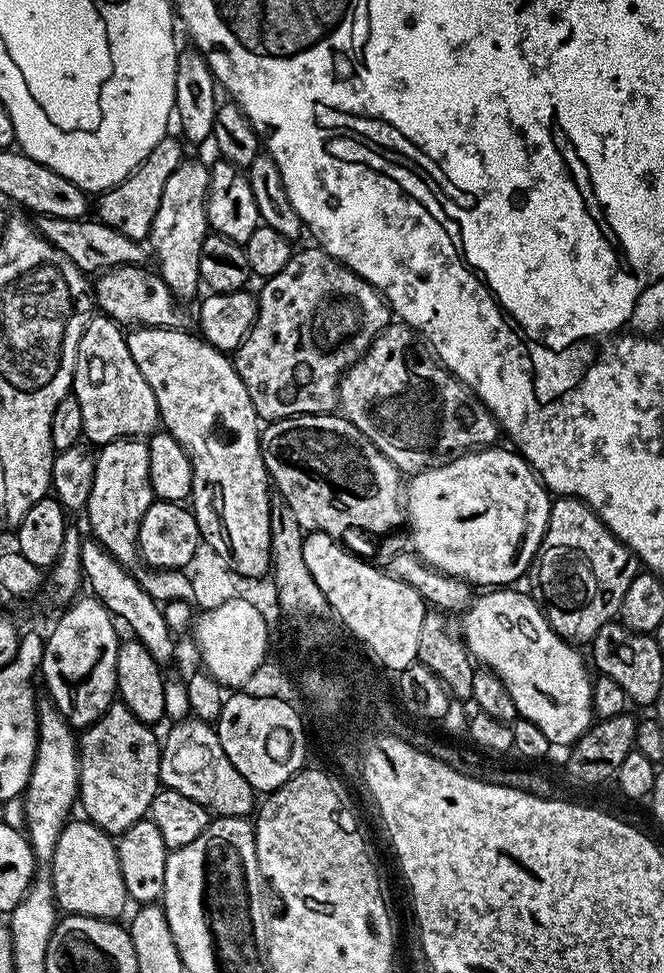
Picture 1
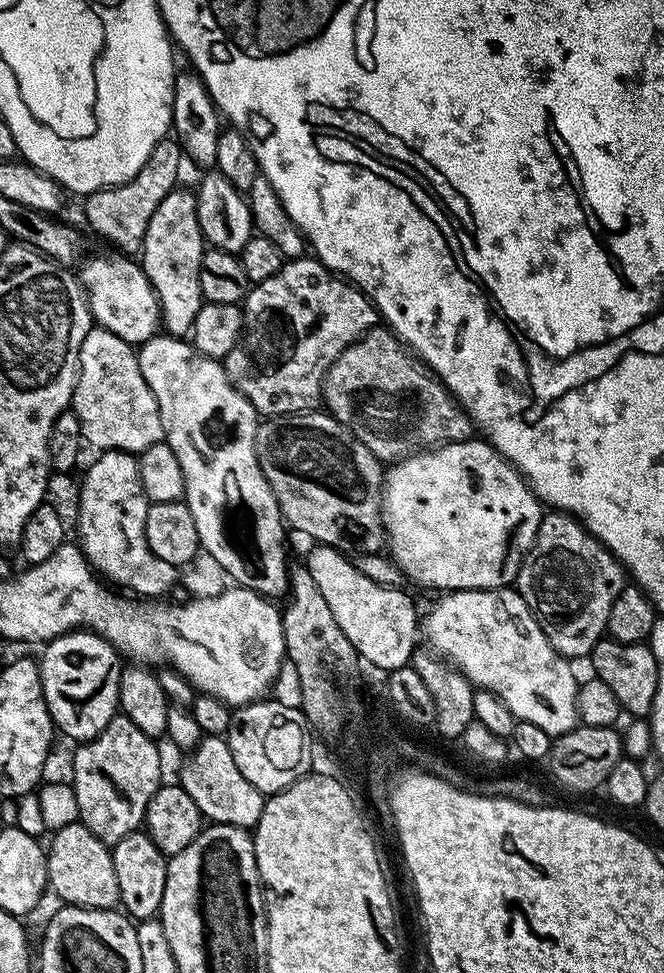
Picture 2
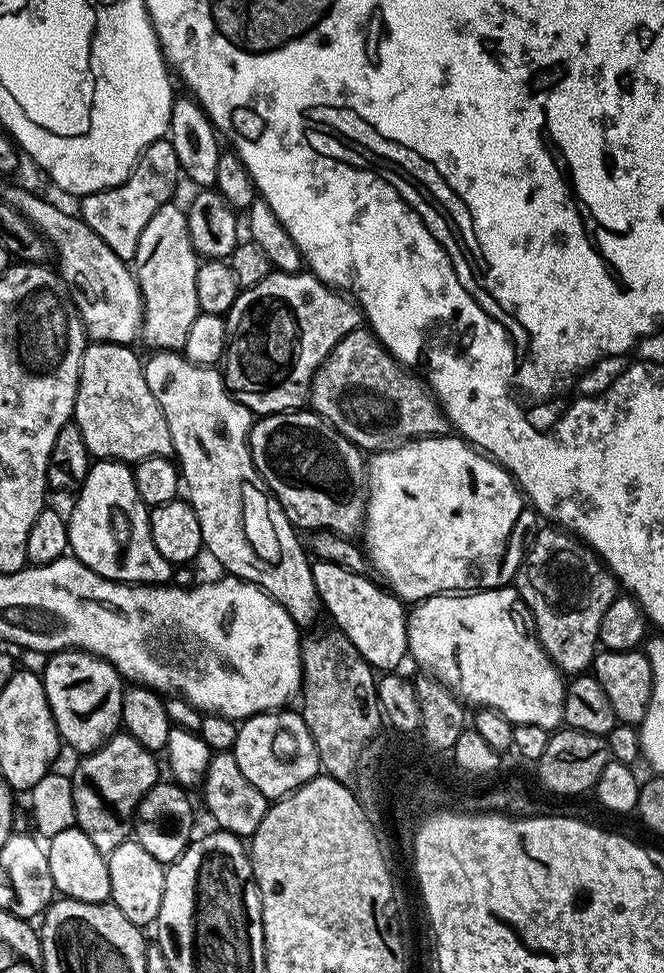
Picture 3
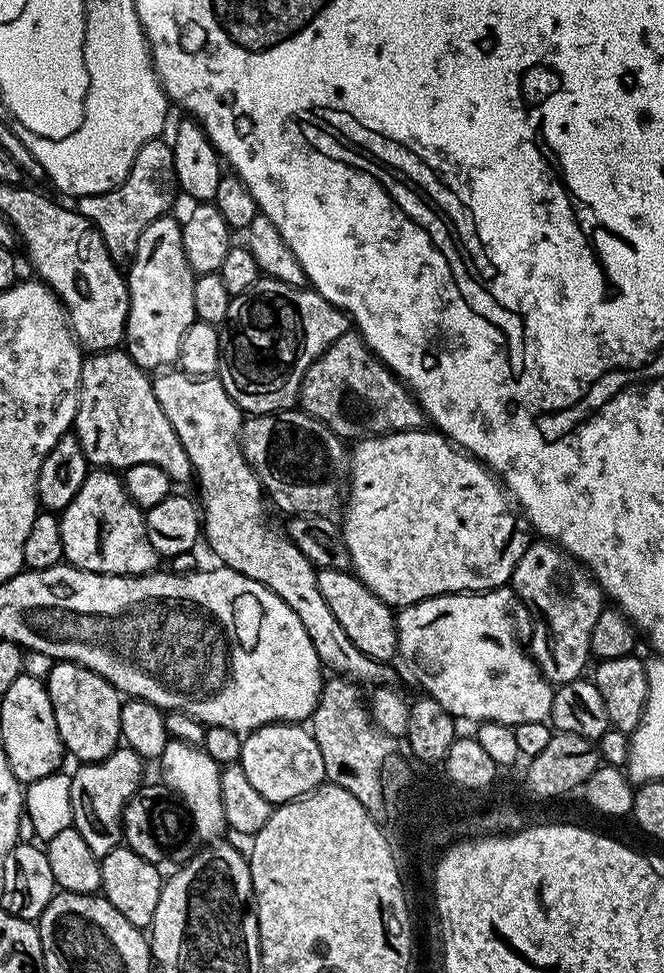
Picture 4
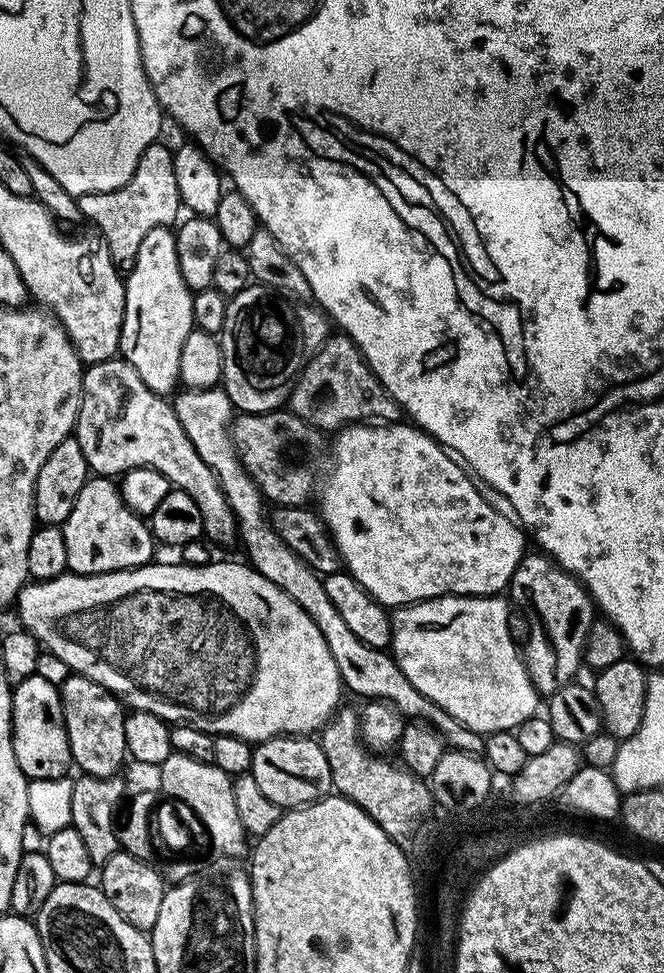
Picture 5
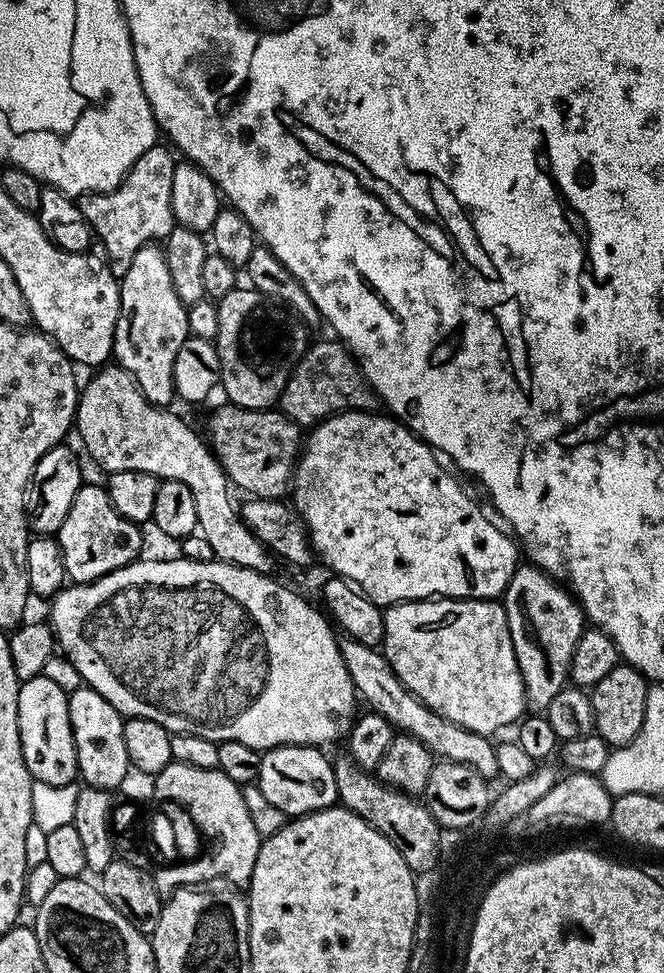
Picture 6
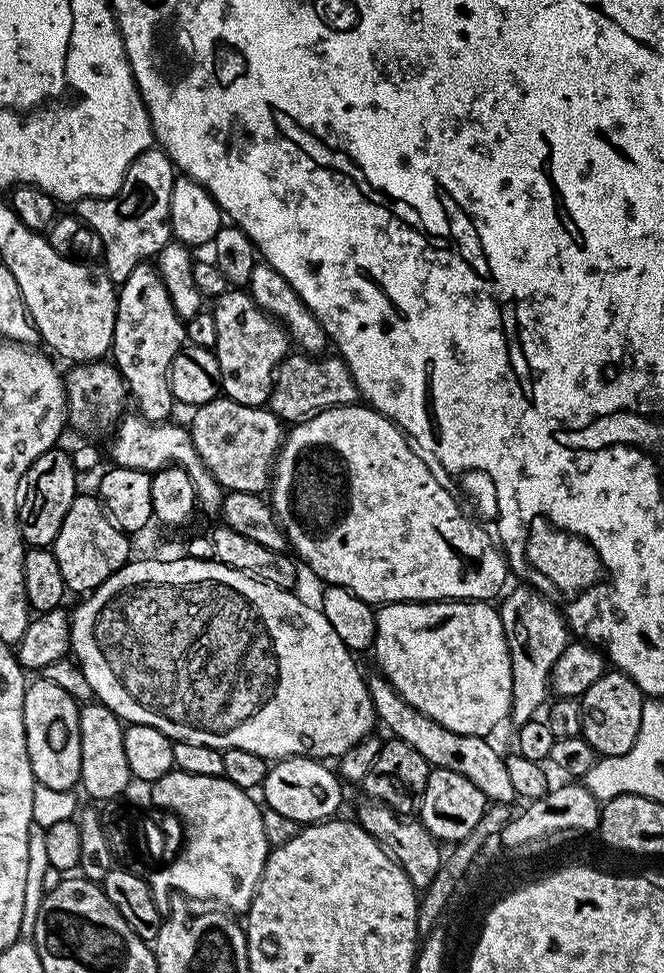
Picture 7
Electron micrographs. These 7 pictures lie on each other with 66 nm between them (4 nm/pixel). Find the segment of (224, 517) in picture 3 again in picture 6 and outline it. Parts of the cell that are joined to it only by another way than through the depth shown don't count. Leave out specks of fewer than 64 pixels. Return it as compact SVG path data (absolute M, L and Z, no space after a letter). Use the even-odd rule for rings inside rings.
M344 638L340 640L340 653L346 662L346 670L350 674L352 685L356 688L357 697L363 703L365 700L371 711L382 714L382 718L386 718L386 722L390 722L397 733L413 736L415 740L429 748L433 757L441 761L452 760L456 764L468 764L479 776L485 778L500 776L496 744L488 741L491 739L485 733L466 730L450 722L450 718L442 718L442 714L430 710L430 706L423 704L401 682L398 674L394 674L383 651L362 646L362 642L357 640Z

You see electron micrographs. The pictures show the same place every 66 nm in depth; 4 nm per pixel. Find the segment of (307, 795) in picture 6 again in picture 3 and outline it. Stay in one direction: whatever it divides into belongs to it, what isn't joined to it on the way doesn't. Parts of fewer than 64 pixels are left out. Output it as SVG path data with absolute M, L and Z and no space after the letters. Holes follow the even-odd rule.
M277 710L275 712L259 712L257 716L249 716L236 729L236 741L230 749L232 757L238 762L238 770L246 774L250 786L262 790L269 798L279 798L300 788L316 776L321 775L320 759L314 738L306 726L303 715L299 711Z

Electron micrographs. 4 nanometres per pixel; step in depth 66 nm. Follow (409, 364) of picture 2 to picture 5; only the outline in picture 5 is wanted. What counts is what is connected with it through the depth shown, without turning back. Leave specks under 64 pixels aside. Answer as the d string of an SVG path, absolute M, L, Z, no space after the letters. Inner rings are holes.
M343 334L329 335L323 346L308 359L291 385L286 404L291 412L305 420L311 428L318 428L325 434L335 434L350 424L394 424L402 416L398 401L385 390L382 382L378 382L356 343Z

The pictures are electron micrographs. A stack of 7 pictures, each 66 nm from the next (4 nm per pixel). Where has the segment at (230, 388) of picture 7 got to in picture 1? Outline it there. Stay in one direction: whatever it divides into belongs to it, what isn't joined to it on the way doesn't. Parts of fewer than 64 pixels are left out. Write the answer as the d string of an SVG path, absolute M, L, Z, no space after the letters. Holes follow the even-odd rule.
M315 246L315 247L316 248L304 248L301 250L301 252L299 249L299 251L297 251L295 253L295 255L293 255L291 262L289 262L289 264L286 265L286 267L284 267L282 269L282 271L280 271L278 274L274 274L273 276L267 277L267 279L265 279L263 281L263 283L261 283L264 285L261 286L260 292L258 291L258 307L256 309L256 321L252 324L252 329L250 329L250 331L248 331L248 337L246 339L244 339L243 342L241 342L240 347L237 348L235 353L234 353L234 363L236 366L236 373L238 373L239 376L242 378L242 382L246 386L246 390L250 394L250 402L254 402L254 410L256 411L257 417L259 417L259 419L261 421L264 421L264 422L271 422L273 420L281 420L282 418L290 418L291 416L323 416L325 414L335 413L337 411L337 408L338 408L338 401L336 399L336 389L340 383L340 377L344 375L344 372L346 369L348 369L349 364L354 363L356 360L360 359L361 356L363 356L364 351L366 351L367 348L369 348L369 346L372 344L373 338L376 337L378 335L378 333L381 332L381 330L383 330L384 327L386 327L386 325L388 325L390 322L390 309L388 307L387 300L385 300L384 297L381 296L380 293L377 292L376 289L373 288L372 285L369 284L367 280L363 280L363 278L361 276L356 275L356 273L349 270L349 268L341 266L334 259L334 257L332 255L330 255L328 252L324 251L323 247L320 247L320 246ZM342 300L347 300L349 306L352 307L353 310L356 311L358 315L360 315L360 325L357 326L356 333L354 333L353 336L349 338L349 340L341 339L339 341L339 343L341 342L341 344L338 345L337 348L333 350L333 352L323 352L323 350L320 349L318 345L316 345L316 315L319 314L320 307L322 307L323 304L332 304L332 303L338 304Z

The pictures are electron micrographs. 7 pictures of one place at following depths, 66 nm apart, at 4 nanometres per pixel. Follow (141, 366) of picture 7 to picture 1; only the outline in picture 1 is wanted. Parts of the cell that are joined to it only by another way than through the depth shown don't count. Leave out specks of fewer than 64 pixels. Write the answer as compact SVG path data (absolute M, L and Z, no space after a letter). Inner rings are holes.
M181 159L179 166L166 178L166 186L162 190L162 202L158 202L158 210L154 214L152 229L148 232L147 243L150 252L160 259L158 271L161 278L170 286L178 298L192 296L201 291L198 258L202 254L202 242L208 235L208 178L210 168L200 160Z

